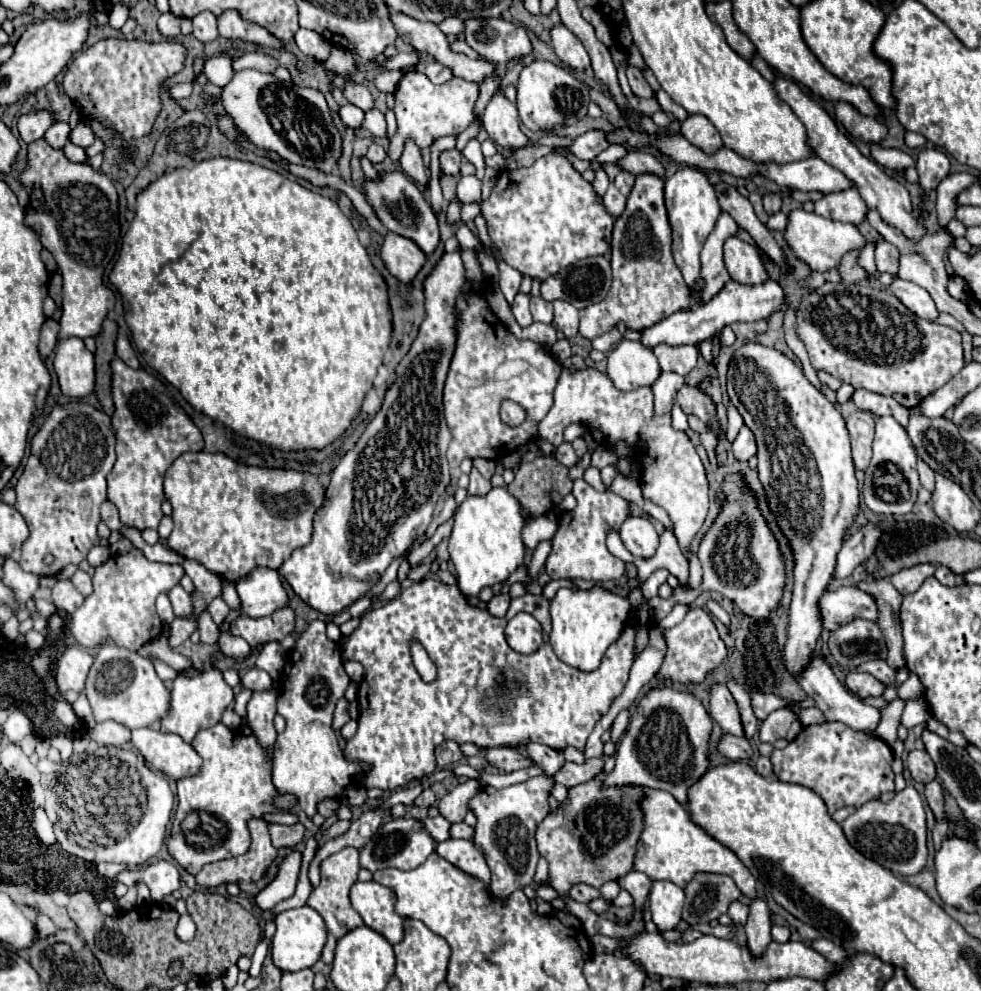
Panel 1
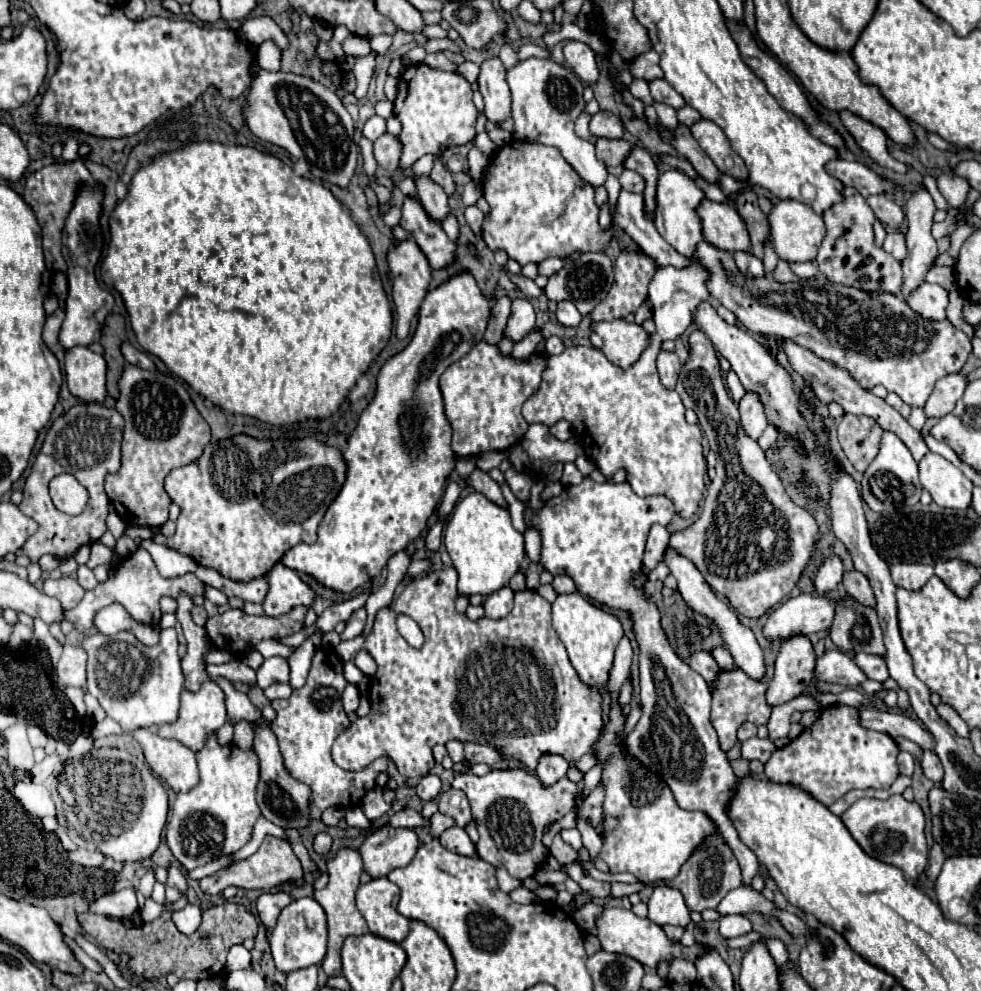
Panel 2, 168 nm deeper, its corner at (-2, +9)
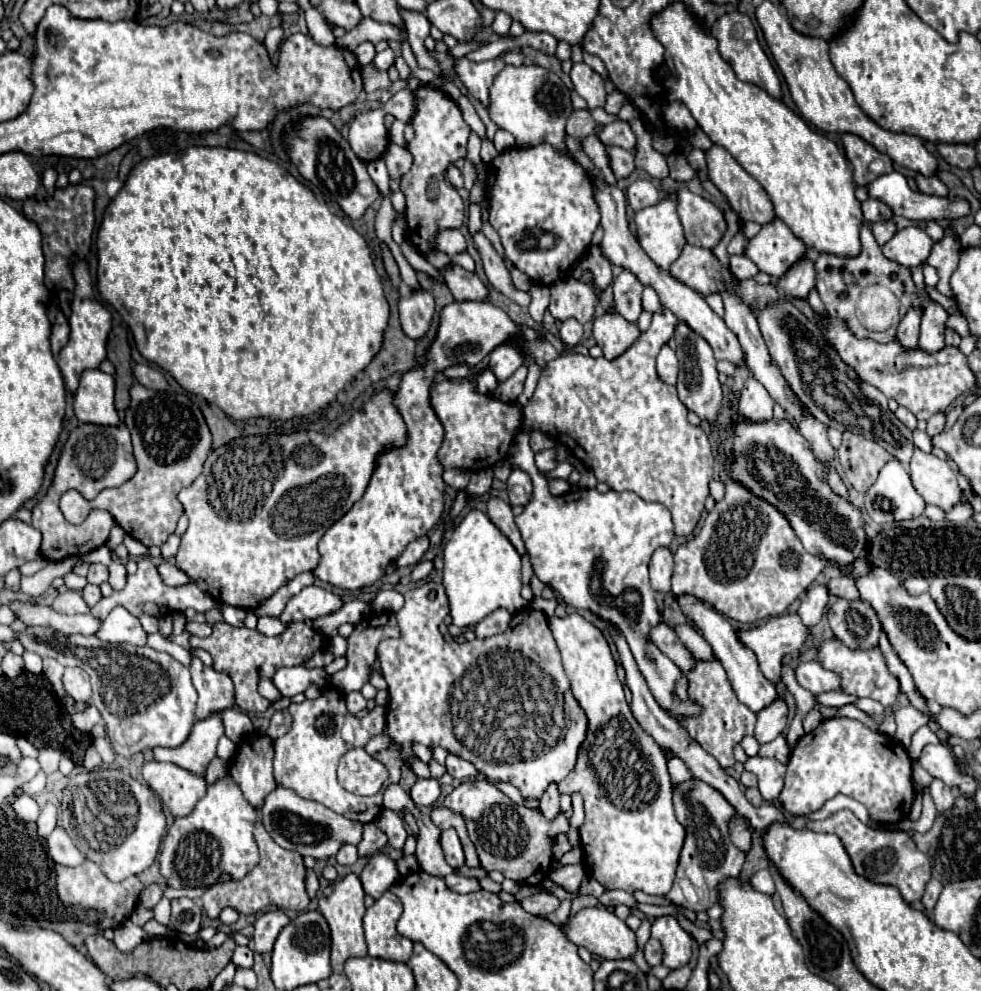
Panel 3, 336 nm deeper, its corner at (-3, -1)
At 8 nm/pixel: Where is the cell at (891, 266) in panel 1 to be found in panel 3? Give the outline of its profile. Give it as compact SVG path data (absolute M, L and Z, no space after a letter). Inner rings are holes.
M909 226L899 230L885 246L883 246L883 254L907 268L919 266L927 260L929 252L931 252L933 240L927 236L925 230Z

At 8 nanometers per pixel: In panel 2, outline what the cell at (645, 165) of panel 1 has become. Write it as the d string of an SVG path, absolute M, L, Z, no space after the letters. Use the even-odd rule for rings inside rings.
M620 138L620 140L598 140L596 142L596 156L606 166L622 166L628 154L632 152L634 144Z

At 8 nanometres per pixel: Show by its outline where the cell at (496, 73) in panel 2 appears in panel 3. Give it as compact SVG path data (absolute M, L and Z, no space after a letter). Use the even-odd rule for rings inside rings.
M465 56L455 58L455 74L465 84L465 88L485 106L489 106L489 86L493 84L493 78L497 72L505 66L503 60L485 60L485 62L473 62Z

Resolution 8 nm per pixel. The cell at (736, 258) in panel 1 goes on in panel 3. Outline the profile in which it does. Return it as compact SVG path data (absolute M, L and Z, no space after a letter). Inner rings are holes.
M687 188L675 192L675 202L687 243L713 248L725 232L723 212L711 200L695 196Z

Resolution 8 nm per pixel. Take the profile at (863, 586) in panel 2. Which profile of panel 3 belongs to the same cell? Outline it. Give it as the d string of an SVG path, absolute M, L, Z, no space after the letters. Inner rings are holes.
M837 576L837 578L831 578L827 582L827 590L831 596L835 598L847 598L847 600L859 600L859 594L857 594L857 586L853 586L853 580L847 578L847 576Z

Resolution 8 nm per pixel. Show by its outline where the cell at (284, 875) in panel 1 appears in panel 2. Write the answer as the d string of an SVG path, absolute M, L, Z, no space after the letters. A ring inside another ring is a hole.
M264 892L258 896L256 900L256 908L258 908L258 918L262 920L262 924L266 928L272 928L276 924L276 918L280 914L280 910L290 904L292 898L288 892Z

